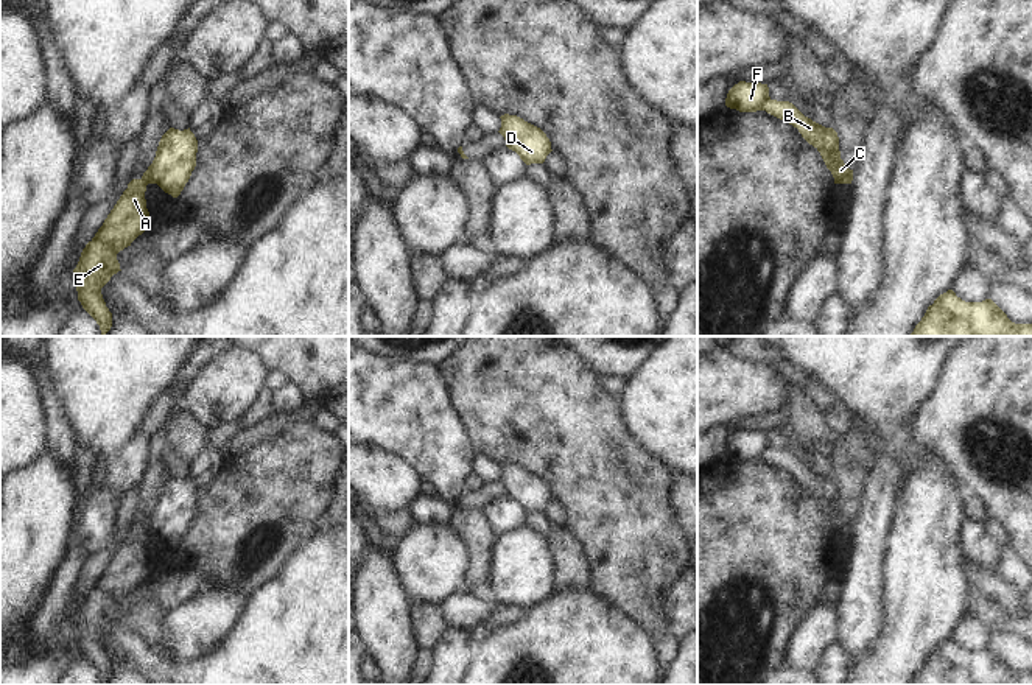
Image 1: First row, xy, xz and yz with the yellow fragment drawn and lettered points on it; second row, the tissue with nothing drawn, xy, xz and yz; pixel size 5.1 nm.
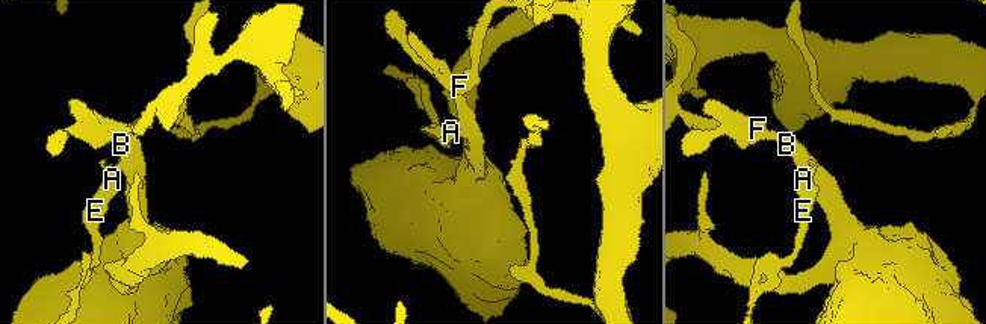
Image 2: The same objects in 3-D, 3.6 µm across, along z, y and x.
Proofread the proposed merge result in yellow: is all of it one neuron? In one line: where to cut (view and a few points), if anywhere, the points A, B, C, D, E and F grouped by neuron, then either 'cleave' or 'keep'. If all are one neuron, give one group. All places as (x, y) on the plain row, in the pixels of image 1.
cut xy (147, 519), (150, 531); groups A E / B C D F; cleave

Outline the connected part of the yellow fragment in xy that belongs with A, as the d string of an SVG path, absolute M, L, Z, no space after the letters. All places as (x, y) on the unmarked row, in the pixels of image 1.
M146 518L140 528L132 528L128 532L128 537L123 540L103 574L98 578L95 585L86 593L81 601L79 610L75 621L75 635L78 640L78 649L82 657L97 669L100 674L101 683L106 682L112 676L112 662L106 655L106 651L101 643L101 637L111 629L114 623L120 618L120 612L117 609L117 602L125 596L131 595L131 592L142 584L148 574L151 573L149 560L146 557L145 540L149 532L149 520Z

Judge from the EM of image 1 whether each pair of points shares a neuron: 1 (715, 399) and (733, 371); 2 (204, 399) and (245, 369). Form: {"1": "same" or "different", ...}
{"1": "same", "2": "same"}

